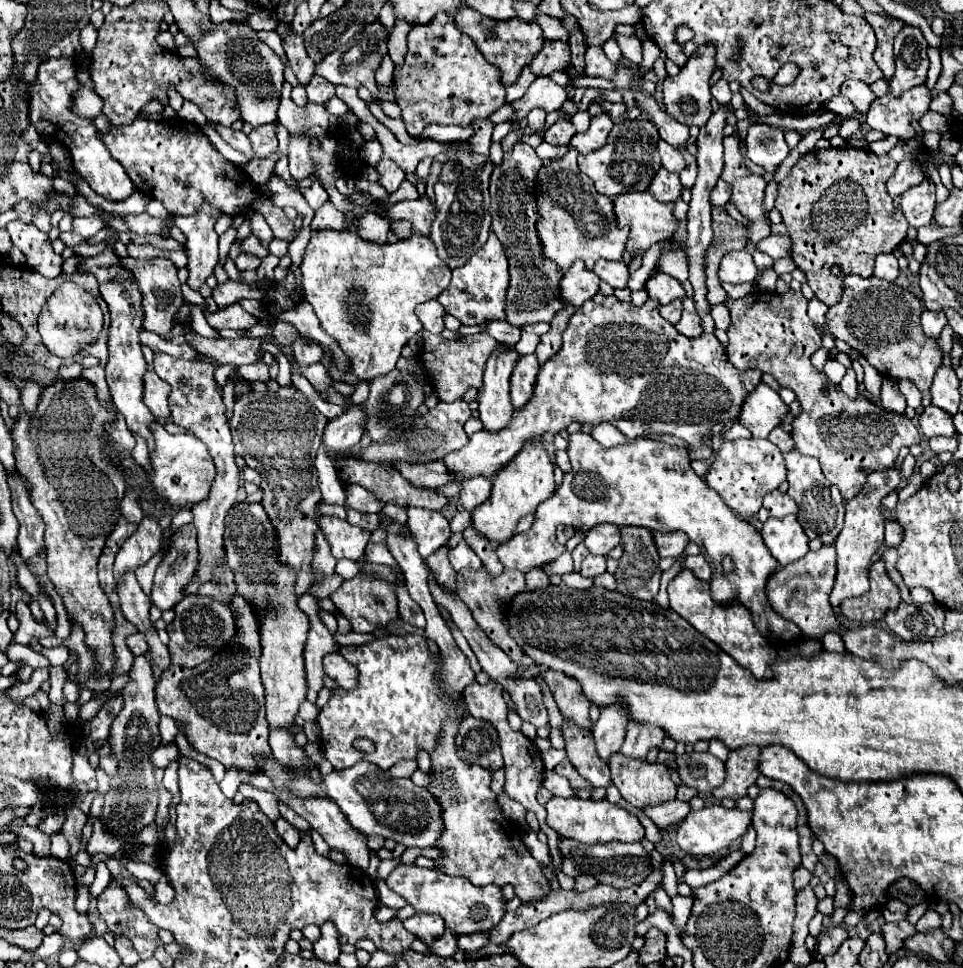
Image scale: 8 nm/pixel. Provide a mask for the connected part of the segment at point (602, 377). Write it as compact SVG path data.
M598 293L570 317L564 331L562 349L540 367L534 395L524 407L514 409L512 423L508 423L504 431L496 431L496 435L488 435L488 431L474 433L464 449L450 453L444 461L454 473L454 481L460 483L476 475L494 477L498 469L510 463L526 443L540 441L546 433L558 435L574 421L580 425L600 425L608 421L628 439L636 439L646 433L670 433L690 445L692 459L708 459L712 449L702 447L702 437L710 433L712 423L738 421L744 397L748 391L754 391L760 377L762 373L758 369L738 371L728 361L720 341L714 335L700 335L698 339L680 335L674 325L660 317L658 303L654 299L648 299L642 307L636 307L632 303L618 301L614 295L606 297Z

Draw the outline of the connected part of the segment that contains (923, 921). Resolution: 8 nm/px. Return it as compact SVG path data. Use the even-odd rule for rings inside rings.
M928 909L928 911L918 919L918 923L916 923L914 927L916 927L916 931L926 933L926 931L930 931L930 929L938 929L940 925L942 925L942 917L940 917L936 911Z

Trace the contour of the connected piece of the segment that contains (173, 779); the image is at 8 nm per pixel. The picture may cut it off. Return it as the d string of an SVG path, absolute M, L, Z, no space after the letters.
M181 755L177 757L176 760L172 761L168 767L166 767L166 773L164 773L164 787L172 793L172 795L179 795L179 785L178 785L178 760Z

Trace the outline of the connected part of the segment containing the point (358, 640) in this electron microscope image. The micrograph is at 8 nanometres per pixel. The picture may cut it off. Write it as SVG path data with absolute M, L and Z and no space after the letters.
M336 631L334 639L338 641L338 645L364 645L364 643L370 643L370 641L374 639L374 635L372 635L372 633L360 635L360 633L356 633L356 631L350 631L350 633L342 635L342 633Z

